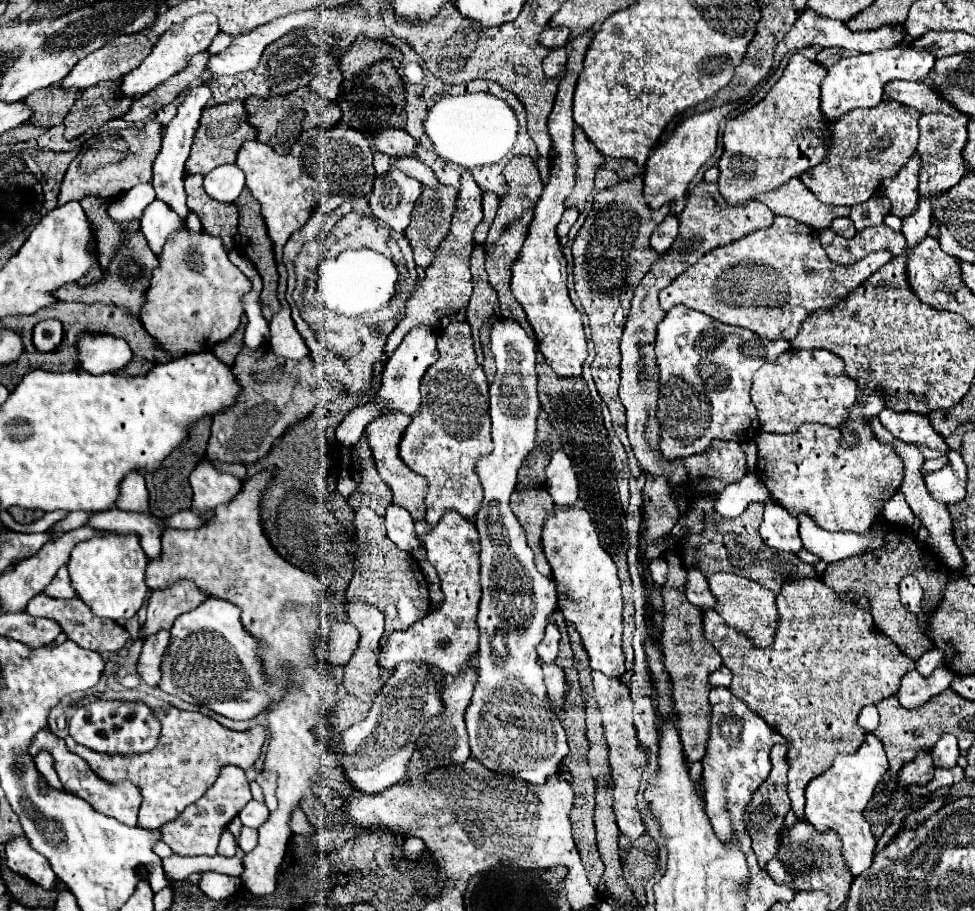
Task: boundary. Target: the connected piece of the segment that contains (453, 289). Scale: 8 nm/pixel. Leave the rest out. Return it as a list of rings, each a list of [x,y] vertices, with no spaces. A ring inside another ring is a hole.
[[[464,171],[460,177],[460,189],[456,197],[456,211],[454,211],[454,219],[450,225],[450,233],[444,237],[444,243],[440,243],[440,247],[436,249],[436,259],[432,259],[432,263],[426,267],[426,277],[416,281],[414,293],[406,301],[404,319],[388,335],[388,341],[384,347],[388,355],[392,355],[392,351],[396,351],[396,347],[406,337],[406,333],[420,323],[432,327],[434,331],[442,331],[452,321],[466,321],[466,307],[472,295],[472,275],[470,275],[470,253],[474,247],[472,233],[476,225],[482,221],[480,201],[482,201],[480,187],[476,185],[472,173]]]

